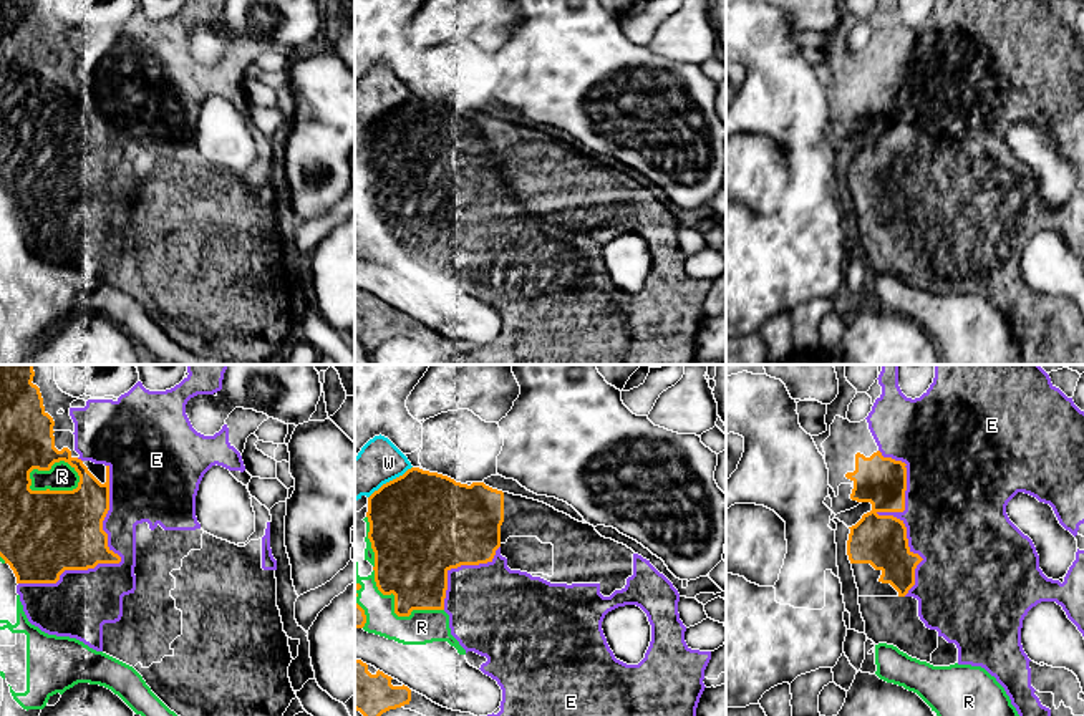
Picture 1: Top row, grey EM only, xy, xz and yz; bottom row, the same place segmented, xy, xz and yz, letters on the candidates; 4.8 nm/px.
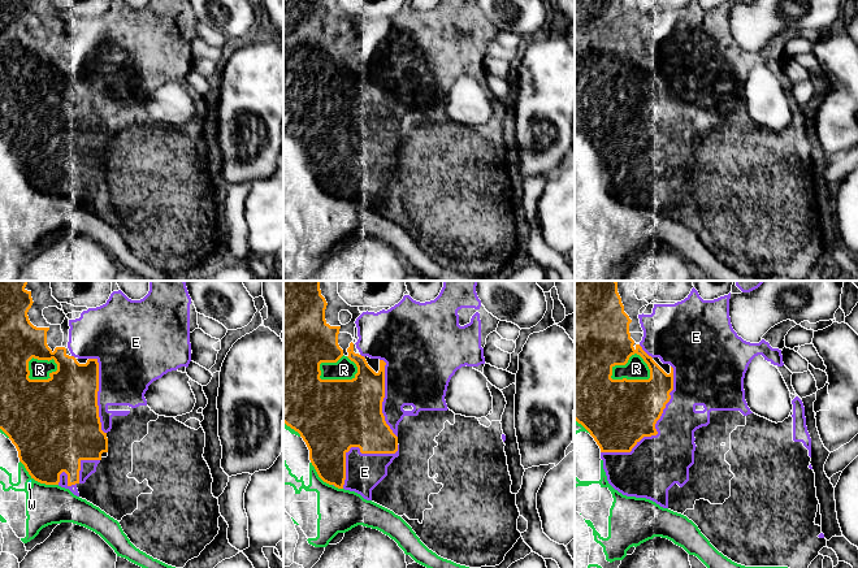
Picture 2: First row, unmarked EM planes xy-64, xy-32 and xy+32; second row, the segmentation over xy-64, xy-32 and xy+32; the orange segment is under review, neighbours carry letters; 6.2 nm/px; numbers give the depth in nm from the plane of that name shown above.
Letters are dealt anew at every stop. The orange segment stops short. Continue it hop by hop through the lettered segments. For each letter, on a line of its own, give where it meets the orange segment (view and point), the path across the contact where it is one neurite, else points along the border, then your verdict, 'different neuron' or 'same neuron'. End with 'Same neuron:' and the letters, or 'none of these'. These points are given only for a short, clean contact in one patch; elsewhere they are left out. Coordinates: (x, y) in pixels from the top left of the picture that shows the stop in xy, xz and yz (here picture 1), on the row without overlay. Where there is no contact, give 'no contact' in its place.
E: meets orange in yz at (892, 145); same neuron
R: meets orange in xz at (382, 221); different neuron
W: meets orange in xz at (390, 110); different neuron
Same neuron: E

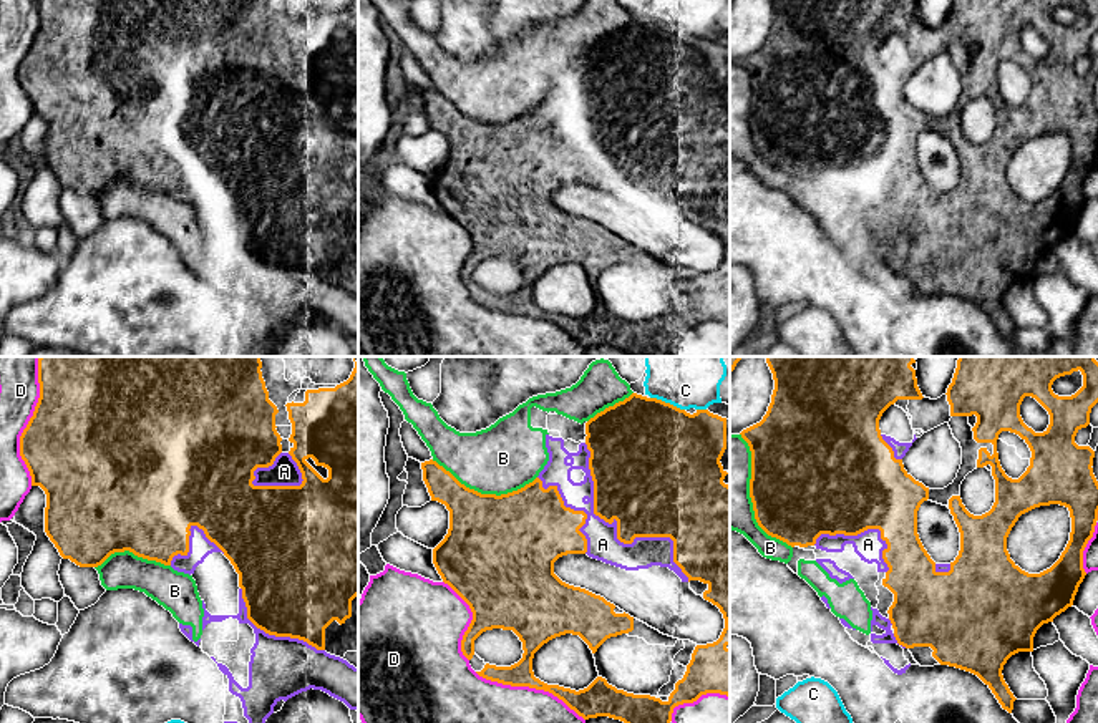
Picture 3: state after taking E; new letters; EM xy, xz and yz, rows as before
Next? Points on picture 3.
A: meets orange in xz at (617, 161); different neuron
B: meets orange in yz at (750, 125); different neuron
C: meets orange in xz at (667, 32); different neuron
D: meets orange in xy at (25, 57); different neuron
Same neuron: none of these

